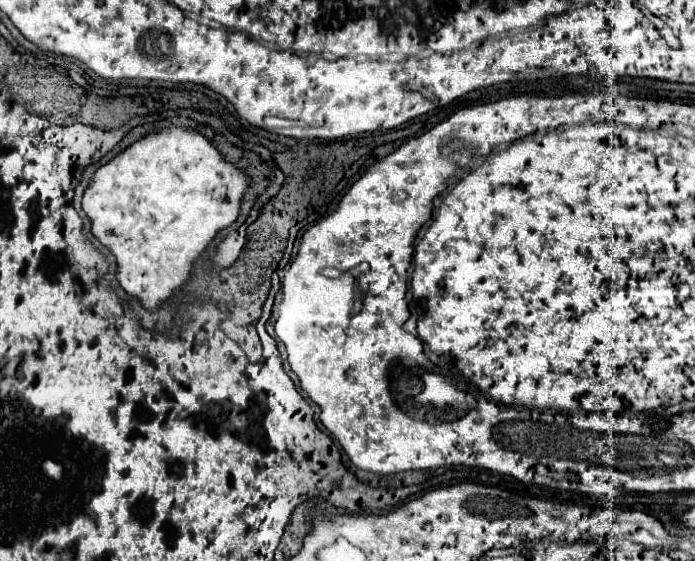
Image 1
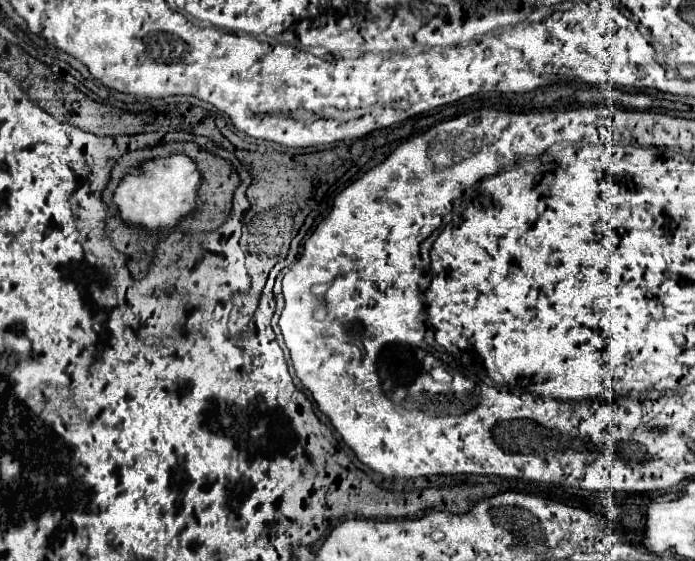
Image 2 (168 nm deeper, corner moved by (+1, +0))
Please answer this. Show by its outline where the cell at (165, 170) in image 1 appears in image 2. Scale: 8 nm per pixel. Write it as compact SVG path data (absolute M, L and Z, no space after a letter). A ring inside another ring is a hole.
M171 155L169 159L155 159L141 165L139 175L127 175L115 189L115 205L129 225L143 225L149 231L175 227L183 215L195 209L201 173L187 155Z

